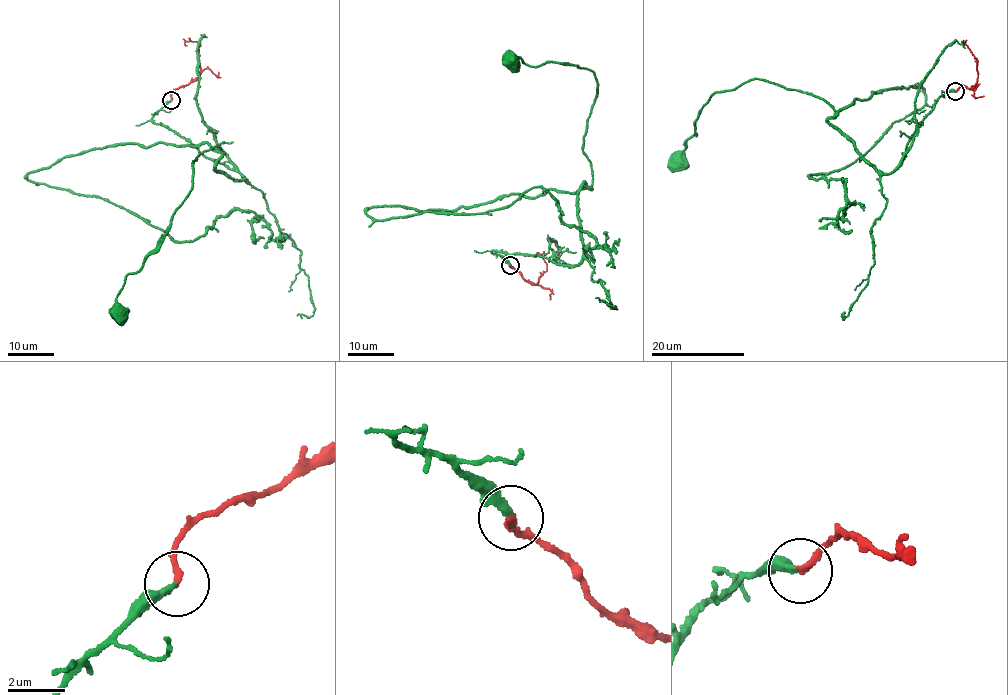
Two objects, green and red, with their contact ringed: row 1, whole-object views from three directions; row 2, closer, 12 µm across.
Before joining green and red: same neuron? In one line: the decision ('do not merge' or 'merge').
merge

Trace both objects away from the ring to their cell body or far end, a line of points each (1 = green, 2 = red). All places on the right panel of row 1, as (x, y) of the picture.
1: (955, 91), (940, 97), (886, 173), (827, 120), (834, 110), (824, 100), (757, 79), (712, 94), (680, 161)
2: (955, 91), (965, 85), (969, 89), (978, 78), (977, 59), (965, 44), (962, 46)

